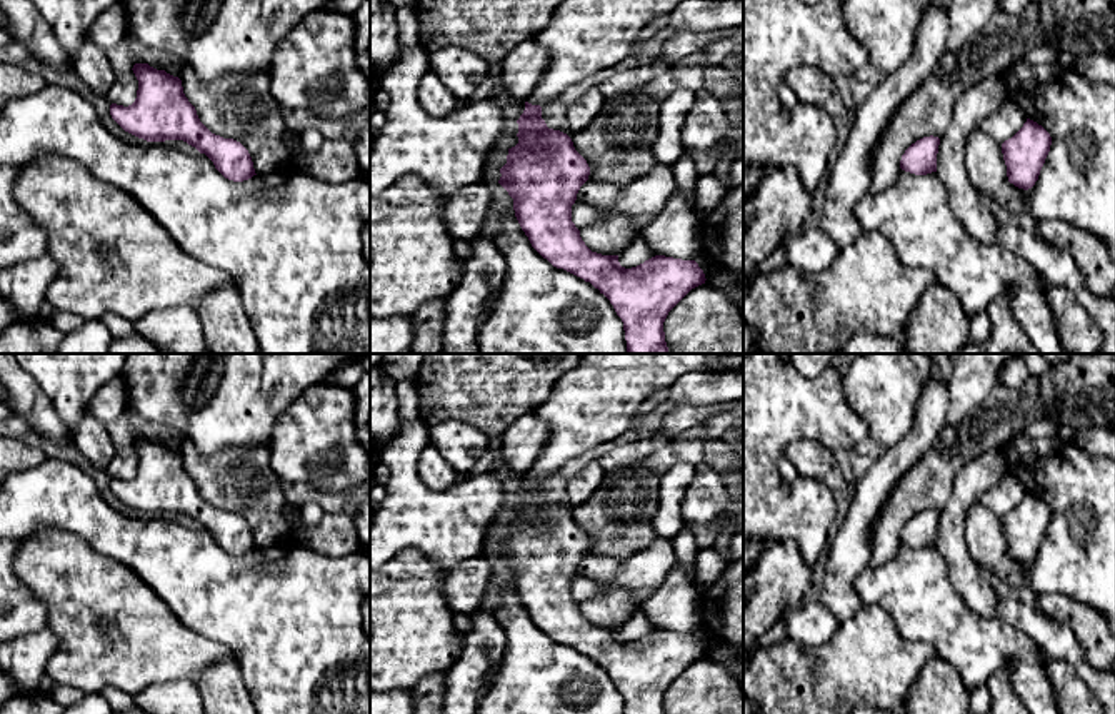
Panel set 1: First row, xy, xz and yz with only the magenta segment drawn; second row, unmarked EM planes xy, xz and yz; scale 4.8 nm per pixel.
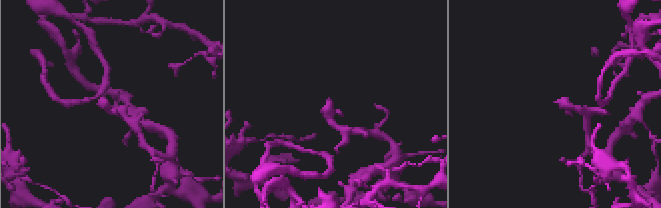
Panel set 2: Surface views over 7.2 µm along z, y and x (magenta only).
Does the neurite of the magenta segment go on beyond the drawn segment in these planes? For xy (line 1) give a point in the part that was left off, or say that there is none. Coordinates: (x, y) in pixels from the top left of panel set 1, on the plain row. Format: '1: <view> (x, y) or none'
1: none

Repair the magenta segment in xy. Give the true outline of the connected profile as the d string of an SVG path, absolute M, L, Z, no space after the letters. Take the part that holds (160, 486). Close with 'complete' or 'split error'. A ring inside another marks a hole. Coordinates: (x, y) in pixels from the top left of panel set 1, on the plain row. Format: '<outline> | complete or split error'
M135 437L137 472L123 480L112 477L112 492L147 515L183 514L205 527L228 554L243 556L255 547L248 524L233 512L212 507L183 467L182 454L148 437Z | complete

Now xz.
M582 354L577 367L555 384L550 399L535 409L537 417L548 427L548 440L517 494L518 517L508 522L498 557L513 572L515 591L532 621L553 641L598 662L622 692L625 714L665 714L663 696L668 686L692 662L705 657L705 647L695 634L665 629L655 629L632 642L622 641L618 629L637 612L627 589L580 604L575 601L572 579L588 554L590 541L567 507L547 500L542 480L558 474L562 465L585 450L635 429L640 405L685 374L727 370L743 372L743 354Z | split error

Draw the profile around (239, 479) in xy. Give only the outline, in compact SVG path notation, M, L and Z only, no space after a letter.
M187 437L178 452L200 495L212 507L240 515L257 549L292 541L293 525L283 517L287 500L272 470L270 449L228 447L213 455L200 455Z

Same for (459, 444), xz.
M443 420L427 427L427 444L460 474L472 472L477 460L488 450L490 437L463 422Z

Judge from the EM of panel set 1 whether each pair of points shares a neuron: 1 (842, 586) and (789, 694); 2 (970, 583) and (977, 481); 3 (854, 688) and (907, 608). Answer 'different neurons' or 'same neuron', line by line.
1: different neurons
2: same neuron
3: different neurons

